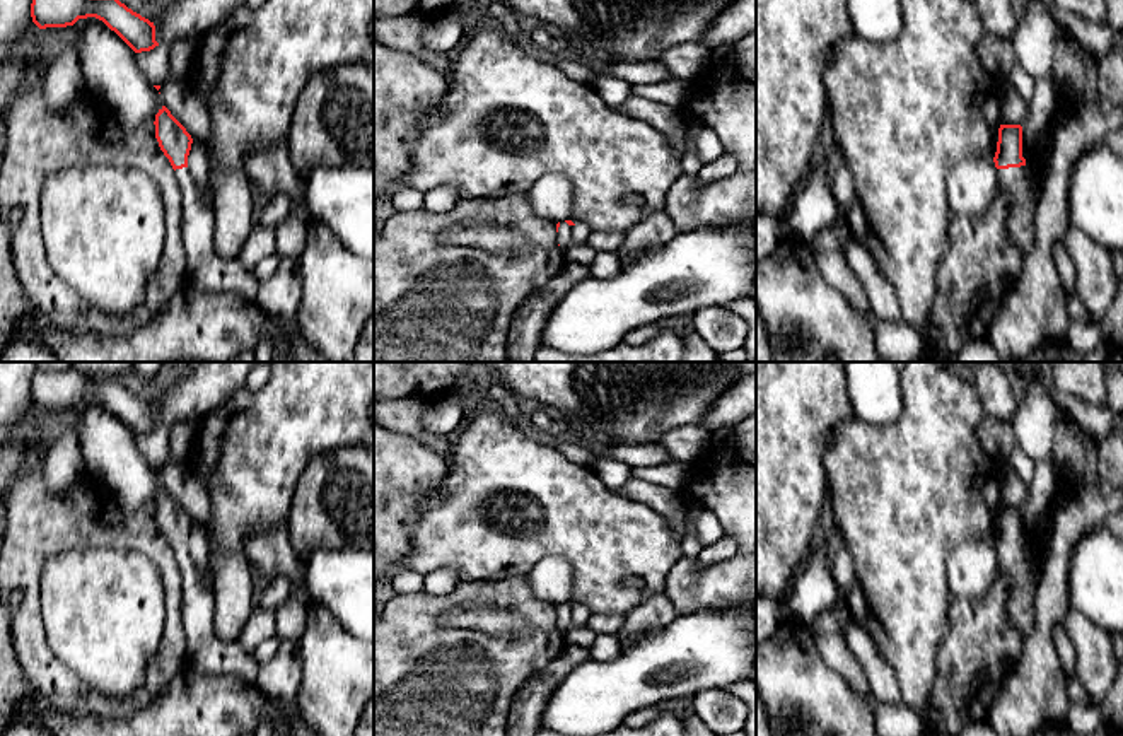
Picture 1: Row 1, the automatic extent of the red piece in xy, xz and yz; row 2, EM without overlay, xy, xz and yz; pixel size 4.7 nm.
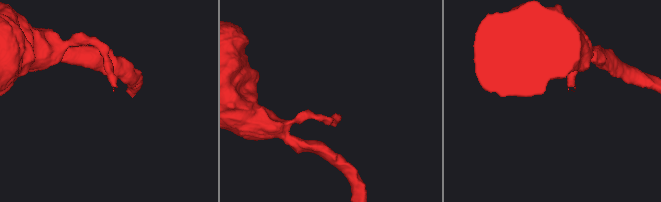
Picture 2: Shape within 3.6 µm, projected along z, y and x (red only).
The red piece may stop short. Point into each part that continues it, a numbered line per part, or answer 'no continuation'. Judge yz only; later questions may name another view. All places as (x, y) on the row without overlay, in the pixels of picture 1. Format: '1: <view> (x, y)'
1: yz (1016, 566)

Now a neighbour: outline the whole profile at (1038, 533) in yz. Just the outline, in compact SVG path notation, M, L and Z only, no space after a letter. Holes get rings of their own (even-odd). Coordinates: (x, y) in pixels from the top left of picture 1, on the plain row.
M1053 502L1046 507L1039 521L1029 529L1026 546L1029 548L1031 560L1039 567L1041 546L1053 528Z

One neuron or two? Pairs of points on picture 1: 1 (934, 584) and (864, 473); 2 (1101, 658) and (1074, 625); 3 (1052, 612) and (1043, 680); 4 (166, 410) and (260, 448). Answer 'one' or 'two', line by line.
1: one
2: one
3: one
4: two

